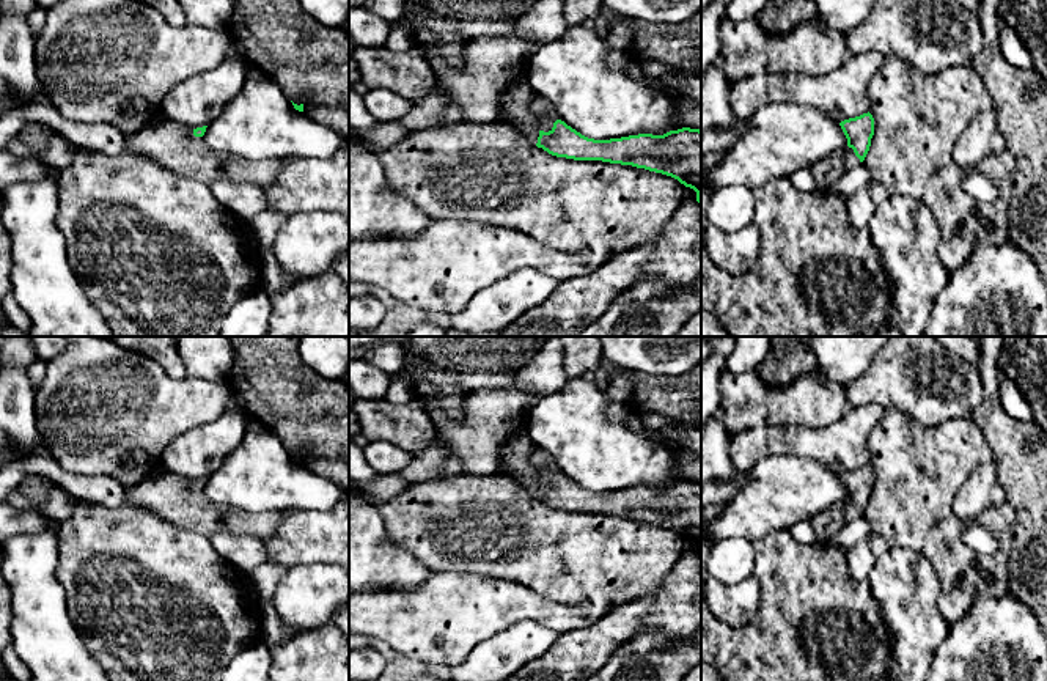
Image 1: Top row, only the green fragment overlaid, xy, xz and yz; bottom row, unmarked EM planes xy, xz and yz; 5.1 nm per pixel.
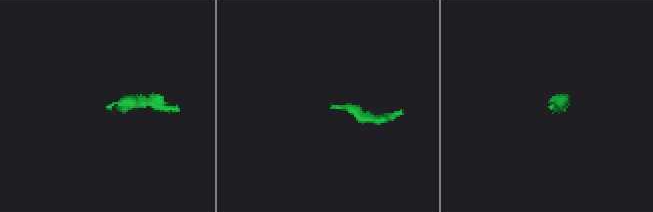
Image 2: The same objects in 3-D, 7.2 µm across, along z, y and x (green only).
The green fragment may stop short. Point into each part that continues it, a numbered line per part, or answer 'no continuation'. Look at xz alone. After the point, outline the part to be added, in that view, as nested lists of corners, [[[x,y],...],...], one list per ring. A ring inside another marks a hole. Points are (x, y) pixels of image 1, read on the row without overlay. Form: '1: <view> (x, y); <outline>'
1: xz (514, 464); [[[527,426],[516,431],[516,434],[503,445],[498,473],[512,478],[536,497],[539,480],[528,464],[531,445],[533,442],[527,433]]]

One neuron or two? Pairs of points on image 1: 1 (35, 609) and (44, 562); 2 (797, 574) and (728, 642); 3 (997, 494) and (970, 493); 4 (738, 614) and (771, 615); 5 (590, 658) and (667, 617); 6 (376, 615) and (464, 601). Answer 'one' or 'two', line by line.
1: one
2: one
3: two
4: two
5: one
6: one

